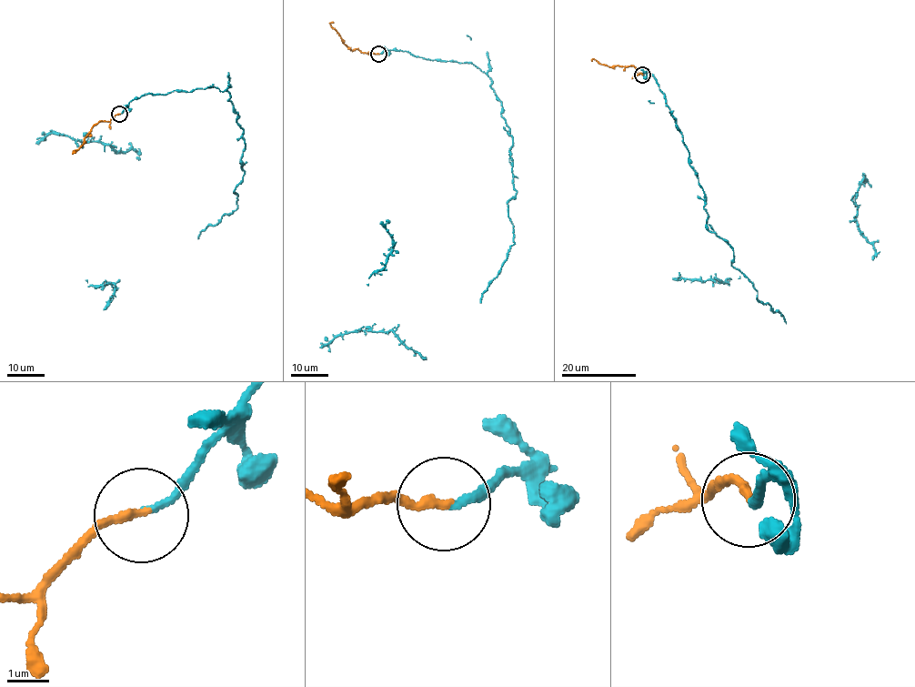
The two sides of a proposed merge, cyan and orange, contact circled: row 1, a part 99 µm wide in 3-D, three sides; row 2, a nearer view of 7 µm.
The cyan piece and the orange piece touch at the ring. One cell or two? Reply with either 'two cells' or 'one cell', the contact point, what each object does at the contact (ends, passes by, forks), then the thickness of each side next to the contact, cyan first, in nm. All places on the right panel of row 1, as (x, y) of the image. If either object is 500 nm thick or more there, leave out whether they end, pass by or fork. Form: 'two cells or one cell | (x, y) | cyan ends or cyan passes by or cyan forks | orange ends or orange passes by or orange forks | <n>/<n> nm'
one cell | (642, 75) | cyan ends | orange ends | 130/220 nm

